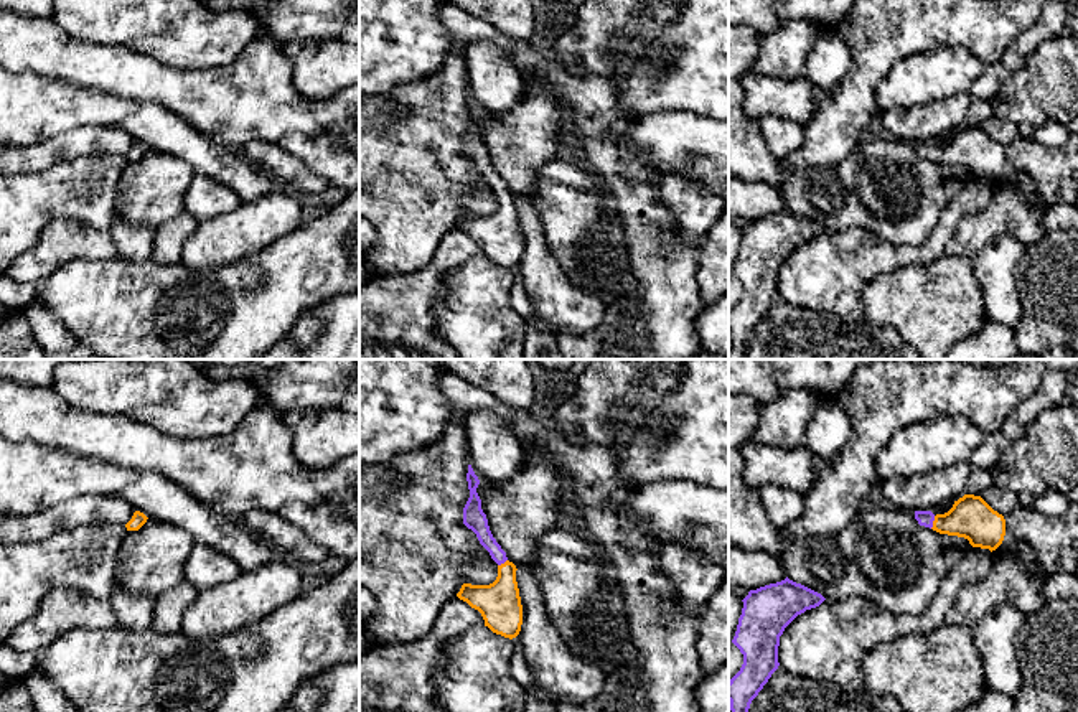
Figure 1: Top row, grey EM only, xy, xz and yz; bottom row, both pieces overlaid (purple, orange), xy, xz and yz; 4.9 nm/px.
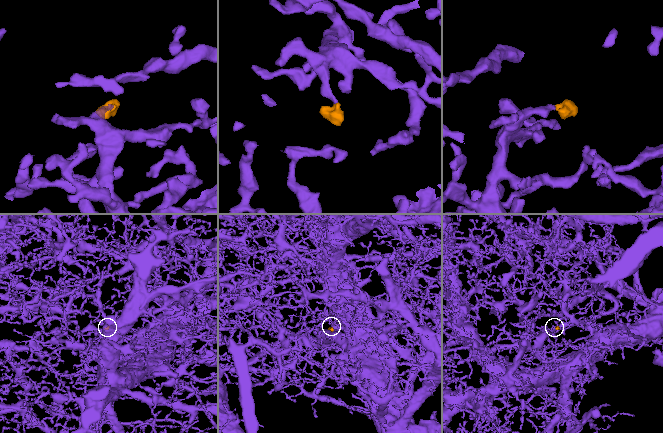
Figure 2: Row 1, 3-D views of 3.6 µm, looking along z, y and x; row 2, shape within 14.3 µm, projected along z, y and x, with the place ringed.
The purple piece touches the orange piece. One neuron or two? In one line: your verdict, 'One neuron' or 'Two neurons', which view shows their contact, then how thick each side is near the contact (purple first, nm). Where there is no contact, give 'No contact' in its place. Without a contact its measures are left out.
One neuron. Touches purple in yz. Thickness 80 nm (purple) against 200 nm

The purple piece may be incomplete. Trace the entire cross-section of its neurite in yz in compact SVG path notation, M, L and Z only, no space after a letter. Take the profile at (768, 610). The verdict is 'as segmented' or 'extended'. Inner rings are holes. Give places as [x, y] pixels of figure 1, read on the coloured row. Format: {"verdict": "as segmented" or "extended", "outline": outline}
{"verdict": "as segmented", "outline": "M788 577L748 592L732 639L743 654L740 671L729 681L732 712L748 712L752 700L780 666L778 646L785 628L824 600L821 593Z"}

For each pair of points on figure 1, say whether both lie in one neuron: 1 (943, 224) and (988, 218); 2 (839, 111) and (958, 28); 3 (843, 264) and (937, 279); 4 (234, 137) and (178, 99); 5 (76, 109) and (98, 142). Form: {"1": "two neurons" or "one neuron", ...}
{"1": "two neurons", "2": "one neuron", "3": "two neurons", "4": "one neuron", "5": "two neurons"}

